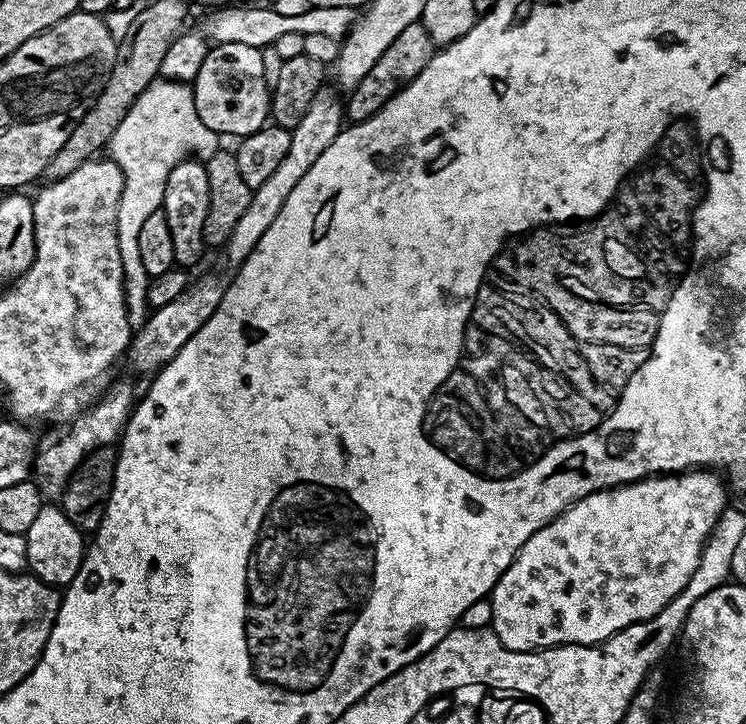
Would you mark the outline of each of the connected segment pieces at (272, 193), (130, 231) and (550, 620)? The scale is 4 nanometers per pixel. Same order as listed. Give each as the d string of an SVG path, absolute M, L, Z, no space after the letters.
M321 90L314 98L314 102L310 102L310 107L306 110L302 122L298 122L298 126L291 129L290 150L286 150L286 158L282 158L281 164L274 169L274 174L270 174L270 178L266 178L262 186L252 189L250 206L246 206L246 214L238 218L238 226L234 226L230 238L222 246L224 260L229 264L229 269L239 268L241 262L254 250L254 246L258 246L258 238L262 238L270 222L278 218L278 210L282 210L286 198L290 198L290 190L298 186L298 181L306 175L306 170L314 166L314 161L323 154L326 146L330 146L330 142L334 142L334 138L338 138L340 129L345 127L345 105L341 97L339 100L334 93L328 91Z
M157 78L153 84L146 86L142 94L130 106L126 118L118 125L118 130L110 138L106 149L107 155L116 163L118 170L122 170L124 185L122 186L122 198L118 198L118 250L122 256L122 270L124 271L124 297L128 306L128 321L133 329L141 328L150 315L148 306L148 282L146 266L142 266L142 258L138 258L138 234L142 231L142 225L150 214L161 211L164 206L166 194L166 178L170 178L170 170L178 166L178 162L195 158L201 162L207 162L215 152L221 151L222 137L219 132L210 130L202 118L198 118L198 110L194 106L194 94L187 83L179 80L165 80Z
M689 470L675 474L647 476L644 480L635 480L633 484L620 484L617 488L604 488L600 492L590 494L578 502L574 502L562 514L558 514L549 524L542 526L518 550L518 554L510 562L510 566L498 578L492 587L490 599L492 602L491 629L506 646L515 652L534 652L538 648L558 648L562 644L602 644L614 634L626 630L631 624L644 624L650 618L657 616L690 582L694 570L698 570L698 562L702 558L702 550L708 537L712 535L716 524L720 521L726 505L729 503L729 489L725 481L712 470Z

